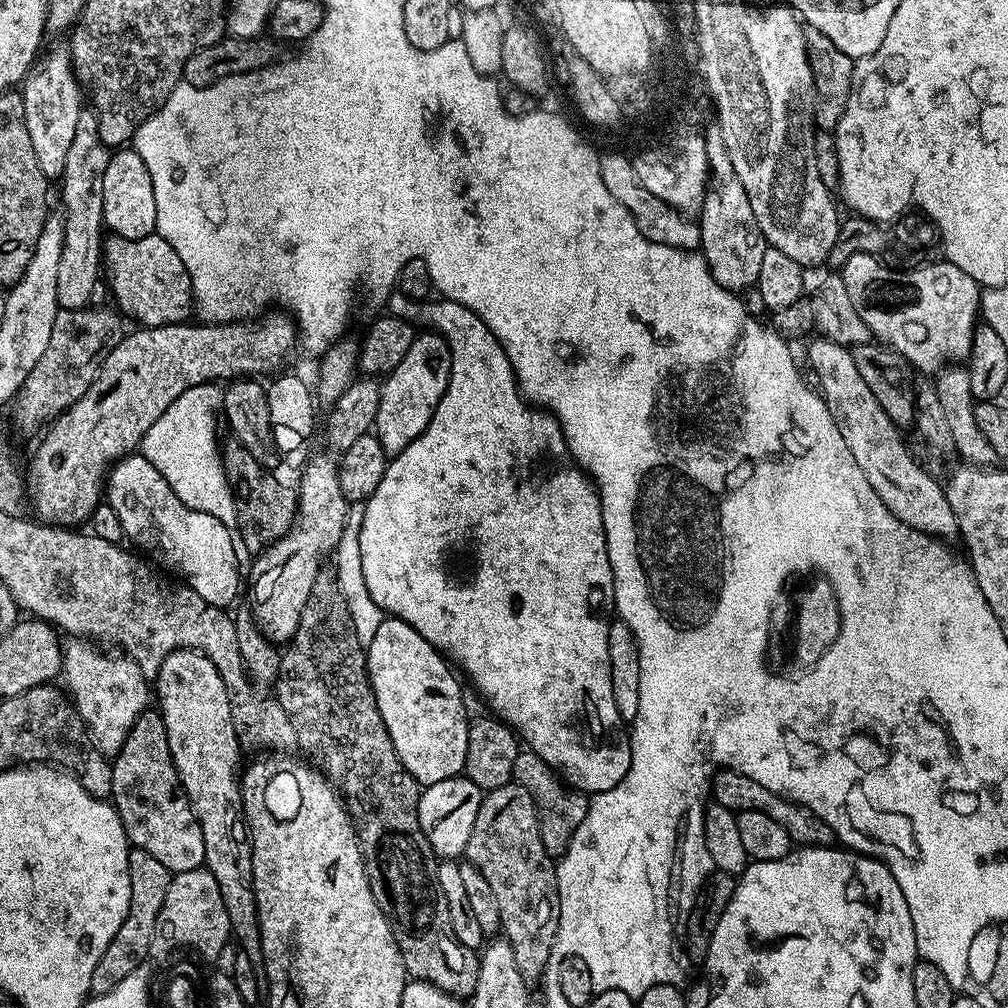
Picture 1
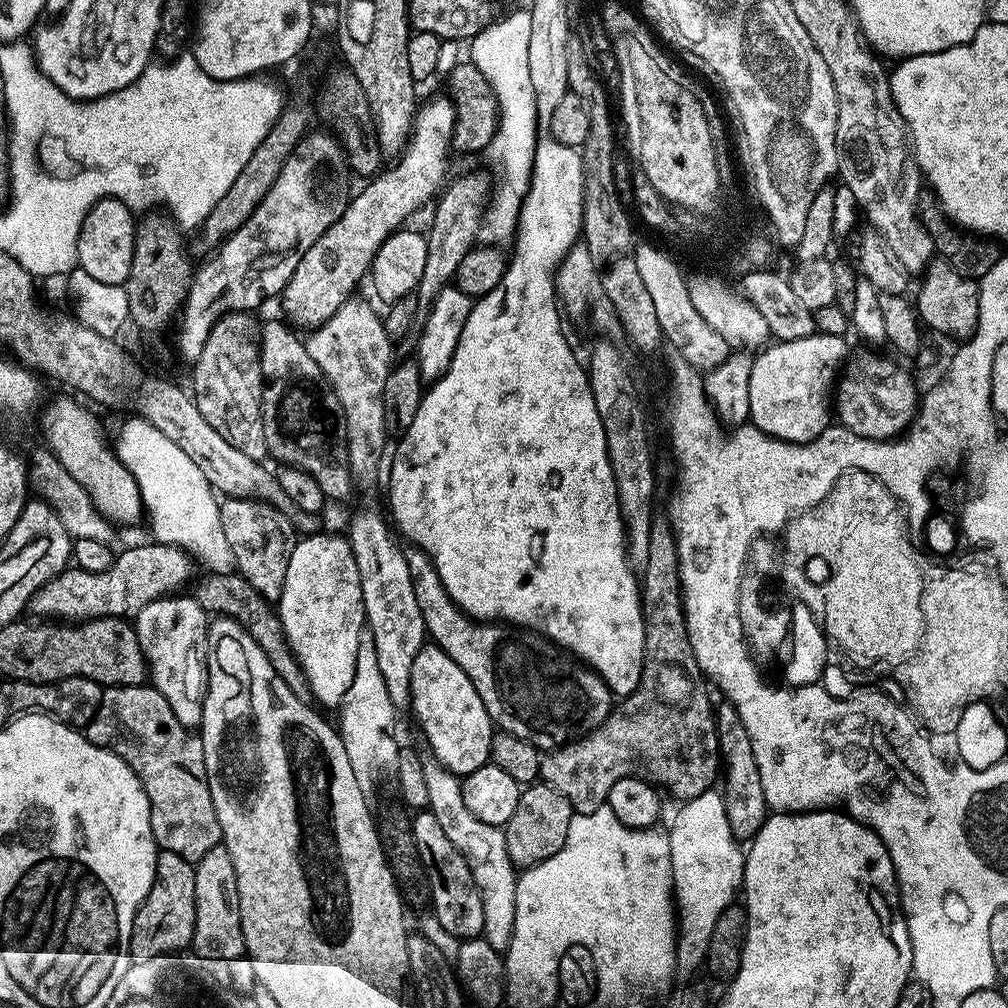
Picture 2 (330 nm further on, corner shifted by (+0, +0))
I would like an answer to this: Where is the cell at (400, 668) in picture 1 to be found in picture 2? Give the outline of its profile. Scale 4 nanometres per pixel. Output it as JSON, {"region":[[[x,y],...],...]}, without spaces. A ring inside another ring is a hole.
{"region":[[[435,646],[420,648],[414,658],[414,666],[410,670],[410,694],[412,695],[410,712],[416,715],[416,720],[424,731],[424,740],[432,747],[431,755],[443,768],[463,778],[481,768],[483,764],[489,763],[494,735],[492,719],[486,706],[482,706],[482,698],[478,698],[478,690],[474,690],[474,682],[466,678],[466,674],[458,666],[458,662],[454,662],[454,658],[450,658]]]}

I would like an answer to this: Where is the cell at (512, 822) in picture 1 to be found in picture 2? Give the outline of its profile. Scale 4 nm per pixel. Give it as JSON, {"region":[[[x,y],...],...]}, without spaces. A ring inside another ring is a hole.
{"region":[[[537,782],[525,787],[518,798],[518,806],[514,806],[514,814],[510,814],[508,823],[503,825],[506,850],[517,869],[533,868],[546,858],[554,858],[566,842],[566,830],[570,830],[573,815],[570,802],[550,785]]]}

